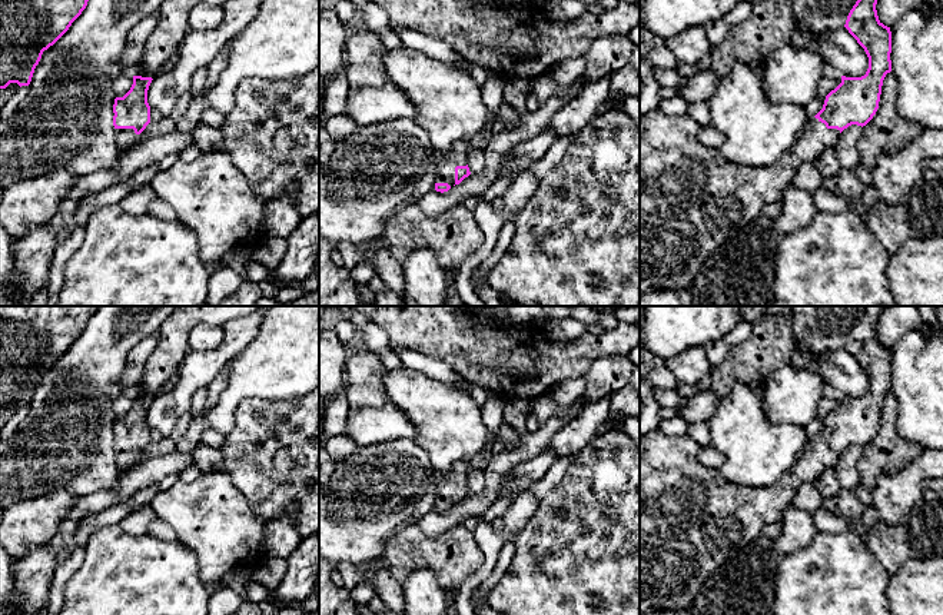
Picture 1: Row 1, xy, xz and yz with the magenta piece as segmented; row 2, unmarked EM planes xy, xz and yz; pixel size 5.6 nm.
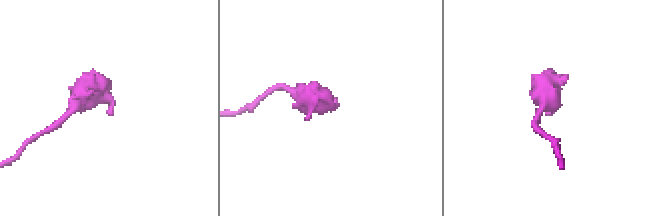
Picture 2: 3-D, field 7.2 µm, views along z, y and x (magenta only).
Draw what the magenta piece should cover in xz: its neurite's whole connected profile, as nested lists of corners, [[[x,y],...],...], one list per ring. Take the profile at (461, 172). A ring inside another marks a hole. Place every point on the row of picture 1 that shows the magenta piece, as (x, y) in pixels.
[[[468,140],[455,143],[449,150],[434,150],[436,163],[435,190],[448,192],[471,174],[468,167]]]

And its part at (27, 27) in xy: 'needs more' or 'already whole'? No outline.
needs more

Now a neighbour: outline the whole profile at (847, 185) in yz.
[[[841,167],[836,177],[836,190],[840,196],[846,197],[850,202],[850,207],[866,220],[869,207],[866,207],[861,200],[864,184],[853,169]]]

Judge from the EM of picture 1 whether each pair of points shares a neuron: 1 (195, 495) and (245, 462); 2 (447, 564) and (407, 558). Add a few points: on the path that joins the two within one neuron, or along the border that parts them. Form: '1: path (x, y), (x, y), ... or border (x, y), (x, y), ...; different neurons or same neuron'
1: border (223, 469), (246, 501); different neurons
2: path (437, 558), (417, 558); same neuron

